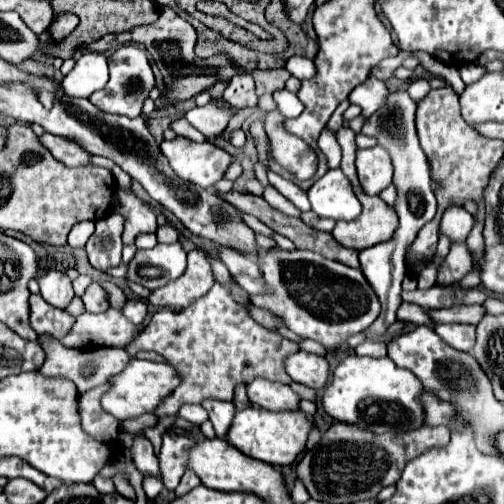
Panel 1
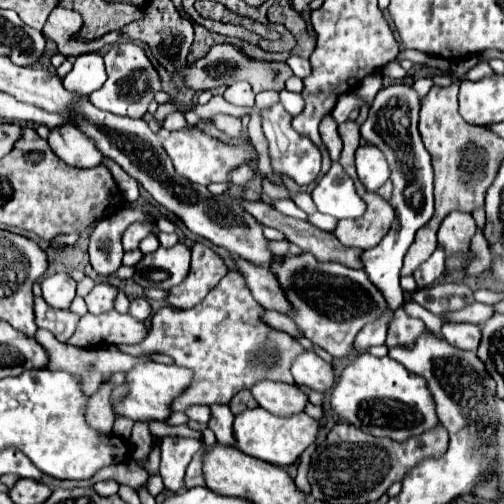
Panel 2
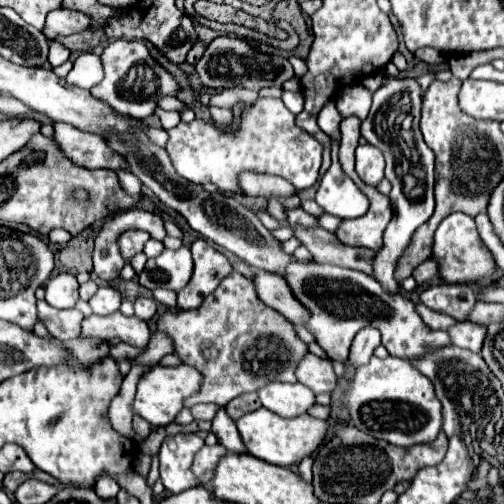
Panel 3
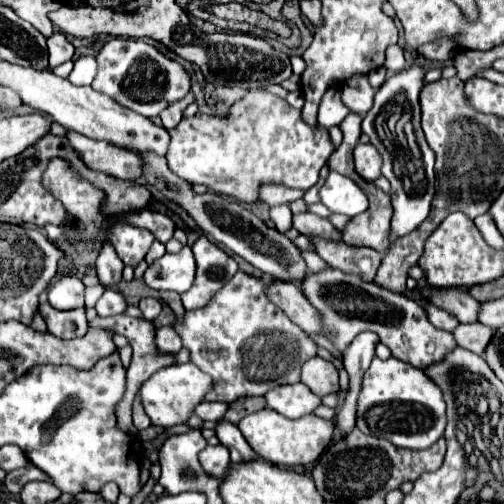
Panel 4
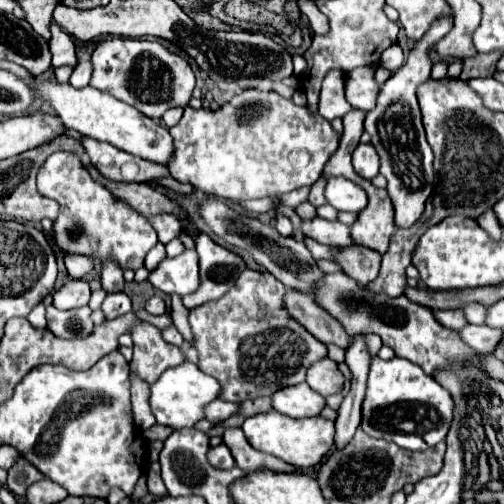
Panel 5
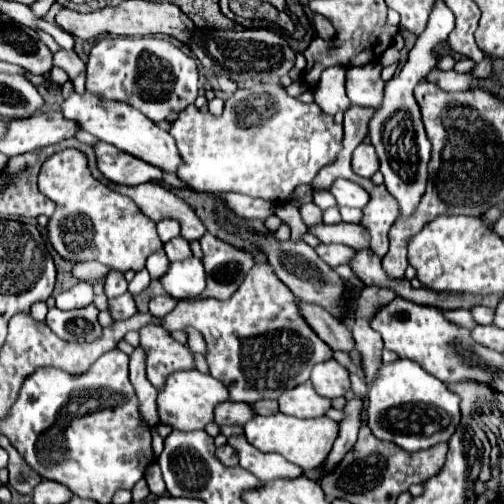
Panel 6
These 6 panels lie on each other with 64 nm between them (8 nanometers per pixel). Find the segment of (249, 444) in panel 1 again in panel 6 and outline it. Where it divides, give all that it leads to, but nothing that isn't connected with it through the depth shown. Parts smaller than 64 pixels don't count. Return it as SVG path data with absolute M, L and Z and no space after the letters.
M276 412L270 416L254 416L252 420L248 420L248 424L244 426L244 434L248 442L256 446L260 452L282 454L288 462L304 470L312 470L312 468L322 466L328 452L332 450L332 444L338 436L338 424L326 416L302 420L302 418L294 418L294 416Z

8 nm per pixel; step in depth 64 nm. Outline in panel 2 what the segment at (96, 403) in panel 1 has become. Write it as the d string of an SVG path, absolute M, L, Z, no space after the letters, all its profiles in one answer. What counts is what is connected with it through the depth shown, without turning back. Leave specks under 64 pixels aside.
M114 374L106 384L102 384L90 398L86 404L86 422L88 426L92 426L96 432L100 434L112 434L112 426L114 426L114 412L110 408L110 394L114 388L118 388L122 384L124 374Z

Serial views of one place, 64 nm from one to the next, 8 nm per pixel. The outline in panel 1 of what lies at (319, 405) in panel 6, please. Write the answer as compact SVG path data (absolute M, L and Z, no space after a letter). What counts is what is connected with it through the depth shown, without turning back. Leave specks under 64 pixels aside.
M256 378L256 380L252 380L248 384L248 400L254 406L280 412L280 410L296 410L300 398L286 384L270 382L270 380L264 380L264 378Z

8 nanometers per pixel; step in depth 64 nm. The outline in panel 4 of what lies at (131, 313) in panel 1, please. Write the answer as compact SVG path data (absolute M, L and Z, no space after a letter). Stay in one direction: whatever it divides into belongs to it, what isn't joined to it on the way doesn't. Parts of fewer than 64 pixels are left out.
M142 298L140 304L138 304L138 308L142 310L142 318L144 320L154 320L160 314L162 304L160 304L158 298Z

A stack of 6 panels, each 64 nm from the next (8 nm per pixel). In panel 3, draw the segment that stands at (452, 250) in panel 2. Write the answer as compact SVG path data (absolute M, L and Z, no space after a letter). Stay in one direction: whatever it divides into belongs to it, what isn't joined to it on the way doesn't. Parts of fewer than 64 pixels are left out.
M452 212L446 220L440 222L440 226L434 234L432 256L438 258L438 268L440 268L442 280L454 282L454 284L474 282L474 280L480 280L480 278L494 274L494 270L496 270L496 264L494 264L490 250L486 246L482 246L474 218L464 212Z

